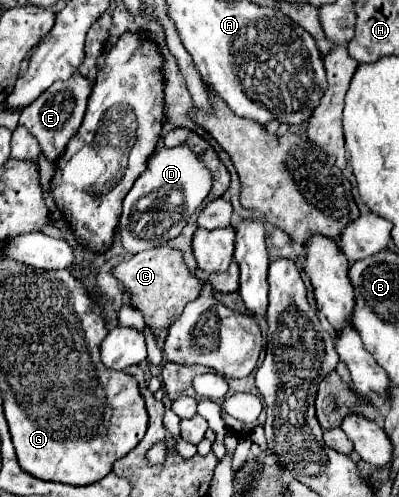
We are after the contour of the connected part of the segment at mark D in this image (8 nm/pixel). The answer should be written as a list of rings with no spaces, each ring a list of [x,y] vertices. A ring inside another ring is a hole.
[[[184,145],[174,149],[160,149],[148,159],[148,169],[136,179],[134,187],[124,197],[124,211],[120,215],[118,233],[126,253],[136,255],[146,249],[166,245],[178,237],[190,215],[200,207],[212,187],[210,171]],[[146,209],[146,211],[142,211]]]

